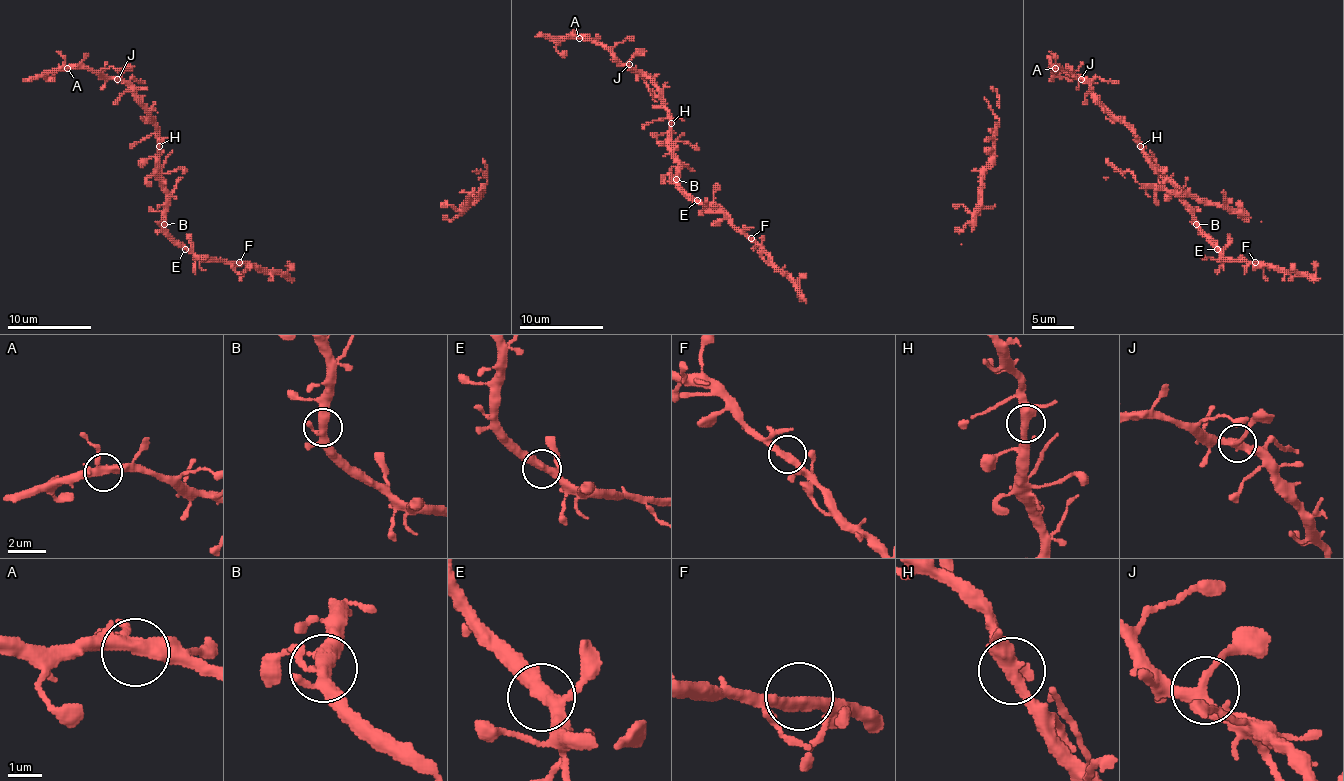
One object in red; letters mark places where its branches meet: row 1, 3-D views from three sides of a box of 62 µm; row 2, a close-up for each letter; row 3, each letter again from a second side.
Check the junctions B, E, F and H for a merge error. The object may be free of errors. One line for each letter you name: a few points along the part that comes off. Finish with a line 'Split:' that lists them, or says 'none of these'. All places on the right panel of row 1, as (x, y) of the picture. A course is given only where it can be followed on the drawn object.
Split: none of these

